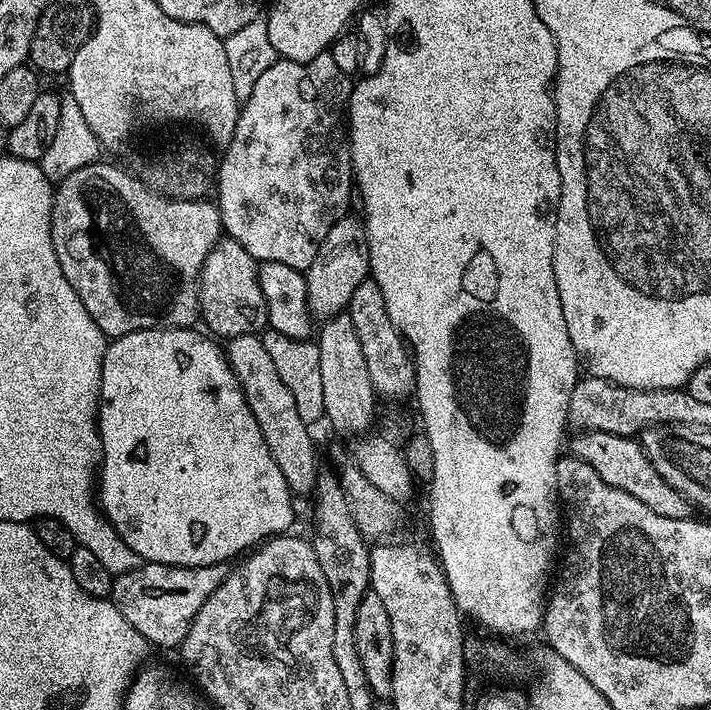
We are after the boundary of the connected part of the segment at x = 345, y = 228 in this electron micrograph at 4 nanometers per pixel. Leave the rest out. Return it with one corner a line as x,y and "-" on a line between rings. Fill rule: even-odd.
343,216
323,239
314,262
305,271
307,302
313,317
325,320
343,313
358,285
369,277
369,242
363,223
356,217

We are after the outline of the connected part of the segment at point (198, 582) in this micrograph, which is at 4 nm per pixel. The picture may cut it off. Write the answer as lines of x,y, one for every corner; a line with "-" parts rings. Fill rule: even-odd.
141,563
139,568
119,573
112,581
113,604
142,634
149,645
156,648
179,649
186,638
190,626
194,622
198,610
202,610
210,594
214,594
218,586
230,571
227,563
210,566
174,566
173,564

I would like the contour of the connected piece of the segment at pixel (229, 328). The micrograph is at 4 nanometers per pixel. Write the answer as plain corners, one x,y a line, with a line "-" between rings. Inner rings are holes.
222,238
210,250
200,271
200,320
213,337
263,333
268,328
268,307
258,282
258,262
231,238

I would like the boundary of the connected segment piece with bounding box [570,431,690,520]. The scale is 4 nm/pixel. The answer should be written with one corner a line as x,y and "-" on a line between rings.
585,431
574,436
576,437
572,440
571,455
594,466
594,470
598,474
598,478
602,478
602,482
606,482
618,490
624,490
626,494
632,494
634,498
638,498
638,502
650,506
650,510
654,510
654,514
662,514
662,518
689,519
688,499
682,494
678,494
678,490
674,490
674,486
670,486
670,482
663,480
658,474
658,470
654,470
650,458
644,453
644,448
637,439
631,436

